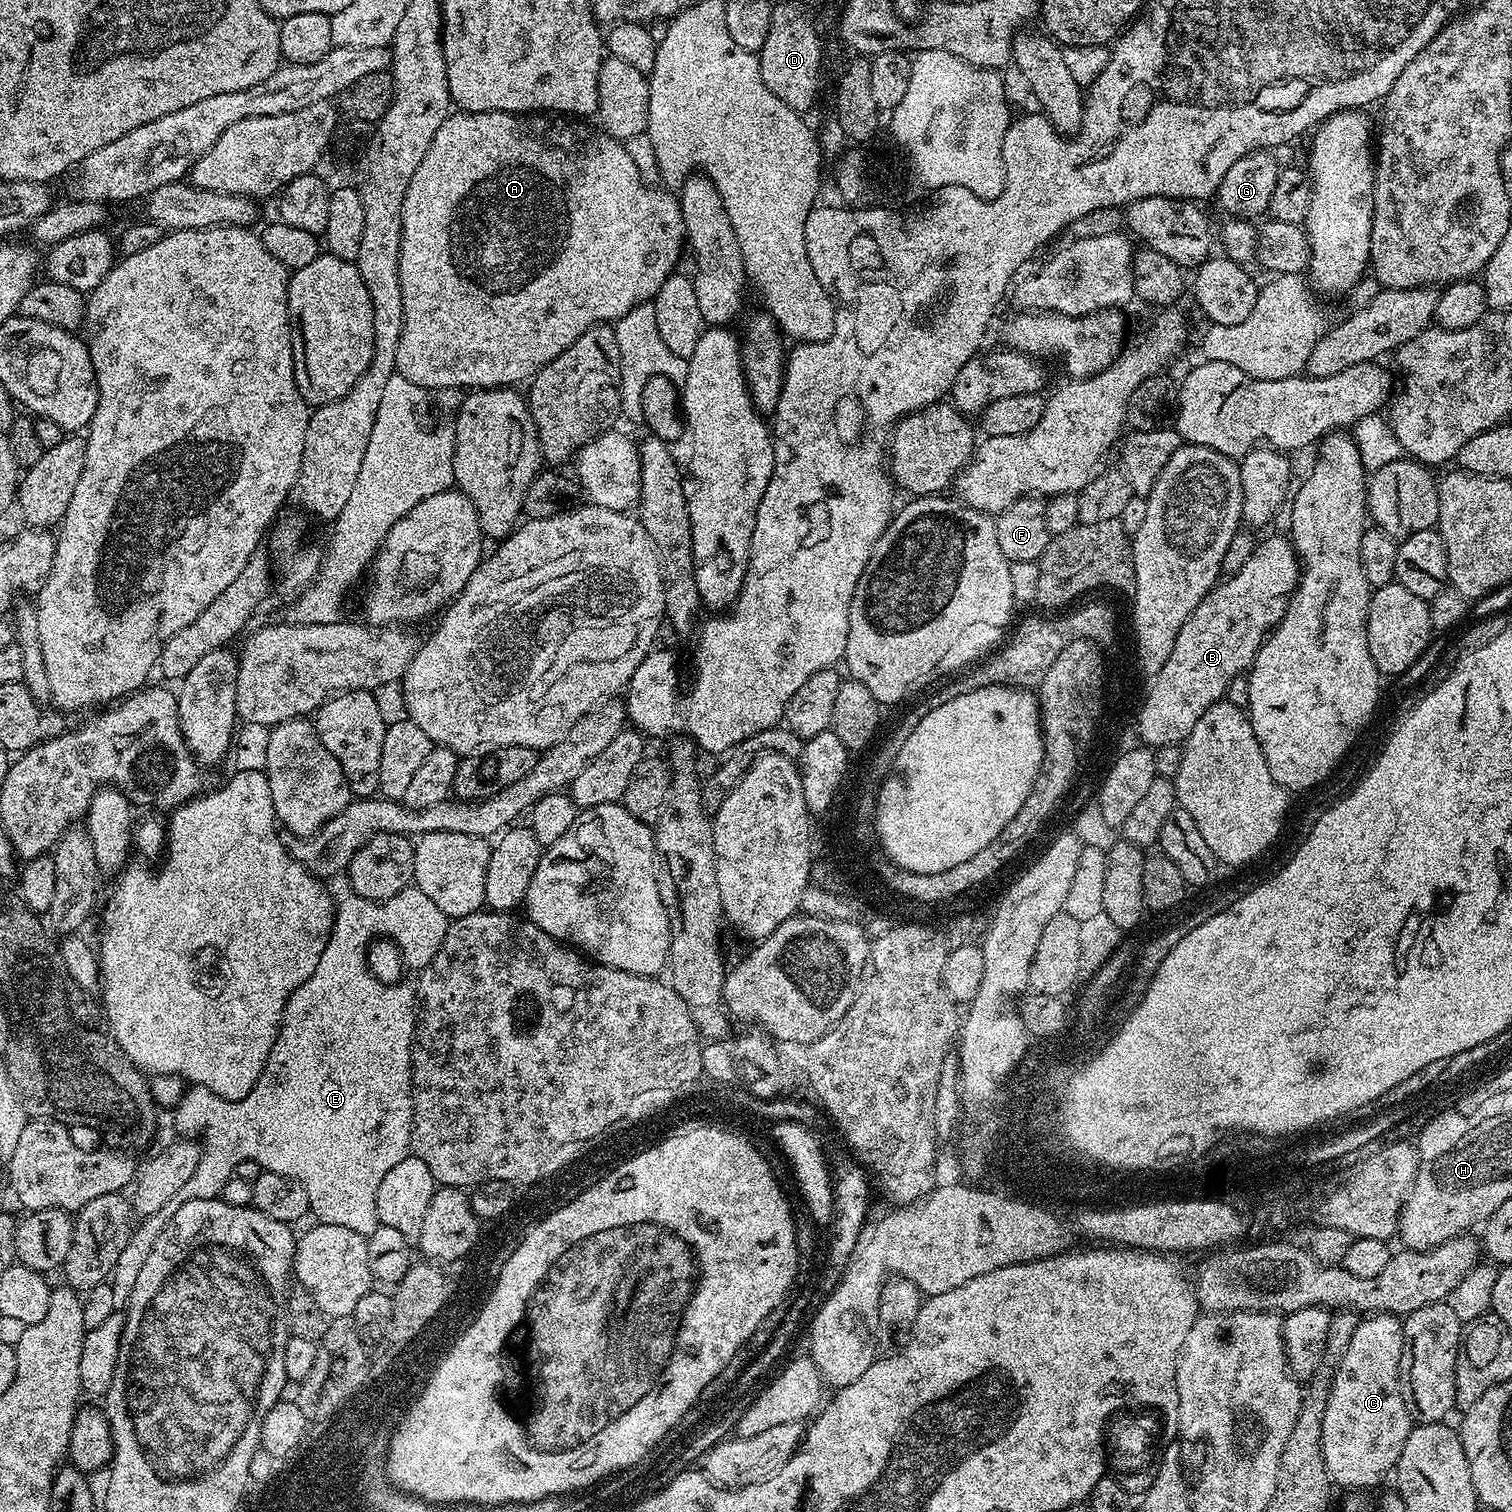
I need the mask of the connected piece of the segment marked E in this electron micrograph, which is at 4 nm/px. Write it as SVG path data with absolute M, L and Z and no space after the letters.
M409 886L394 898L386 898L382 901L367 900L355 894L348 894L348 897L341 904L339 901L335 905L332 917L332 933L326 942L326 950L322 950L322 958L318 958L318 967L314 970L314 974L310 974L310 978L306 978L306 982L302 982L302 986L298 986L298 990L294 990L294 994L288 996L284 1017L280 1023L278 1034L275 1036L274 1048L270 1050L270 1058L264 1060L264 1069L254 1086L254 1090L250 1090L250 1094L246 1094L246 1098L241 1100L222 1100L209 1088L192 1086L185 1091L183 1099L177 1102L174 1111L171 1113L171 1116L173 1115L172 1120L176 1123L176 1128L180 1131L178 1133L181 1137L196 1137L202 1141L198 1166L194 1170L193 1177L182 1186L178 1194L173 1196L171 1203L164 1205L162 1210L158 1210L156 1214L150 1214L141 1219L135 1225L130 1242L126 1242L126 1250L122 1250L122 1255L119 1256L110 1277L110 1283L114 1290L114 1302L117 1306L127 1305L130 1294L134 1290L134 1282L138 1279L142 1265L146 1263L146 1254L150 1254L150 1246L154 1246L154 1238L158 1238L158 1234L162 1234L166 1222L170 1222L170 1218L174 1218L176 1210L191 1200L217 1199L221 1195L223 1187L226 1186L226 1182L235 1177L238 1162L246 1162L247 1160L258 1162L260 1169L265 1172L284 1175L286 1178L296 1179L300 1182L306 1188L306 1194L309 1195L311 1215L316 1215L315 1219L319 1223L346 1226L346 1230L354 1230L354 1234L362 1234L366 1238L370 1234L374 1234L374 1230L380 1227L379 1212L375 1208L375 1200L379 1193L382 1178L398 1162L402 1162L404 1158L410 1155L412 1146L412 1035L416 1029L416 989L407 982L384 984L381 980L374 979L371 970L368 969L368 946L377 938L394 940L400 955L404 957L405 965L409 969L423 970L432 961L434 954L438 954L438 950L446 938L449 923L450 917L442 914L442 910L438 910L438 906L434 906L434 902L430 902L430 898L426 898L426 894L422 894L422 890L415 886Z

